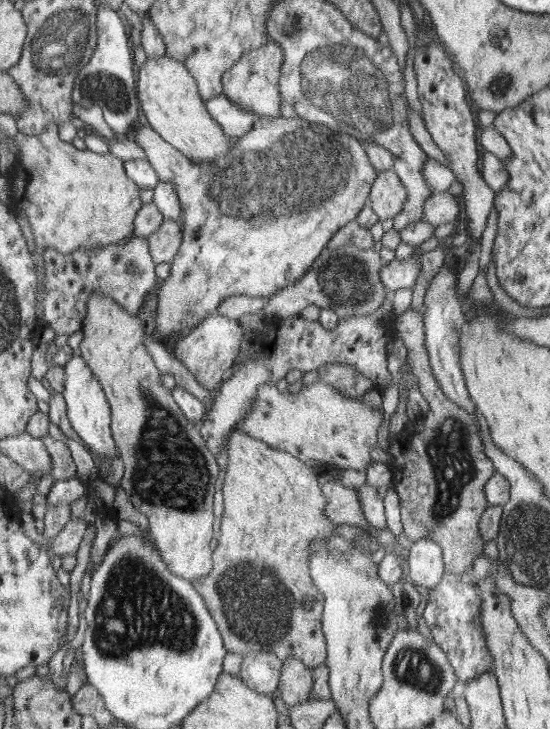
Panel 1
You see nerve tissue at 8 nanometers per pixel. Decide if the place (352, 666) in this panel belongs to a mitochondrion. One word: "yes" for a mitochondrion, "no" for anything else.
no

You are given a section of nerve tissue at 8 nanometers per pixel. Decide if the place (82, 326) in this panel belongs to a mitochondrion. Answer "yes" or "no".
no

